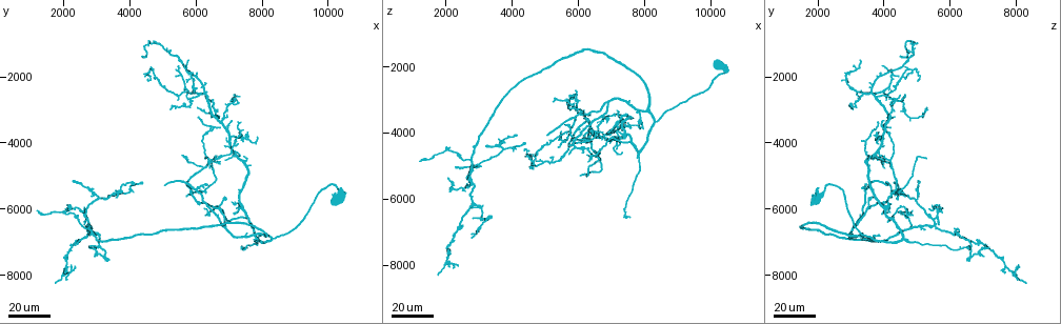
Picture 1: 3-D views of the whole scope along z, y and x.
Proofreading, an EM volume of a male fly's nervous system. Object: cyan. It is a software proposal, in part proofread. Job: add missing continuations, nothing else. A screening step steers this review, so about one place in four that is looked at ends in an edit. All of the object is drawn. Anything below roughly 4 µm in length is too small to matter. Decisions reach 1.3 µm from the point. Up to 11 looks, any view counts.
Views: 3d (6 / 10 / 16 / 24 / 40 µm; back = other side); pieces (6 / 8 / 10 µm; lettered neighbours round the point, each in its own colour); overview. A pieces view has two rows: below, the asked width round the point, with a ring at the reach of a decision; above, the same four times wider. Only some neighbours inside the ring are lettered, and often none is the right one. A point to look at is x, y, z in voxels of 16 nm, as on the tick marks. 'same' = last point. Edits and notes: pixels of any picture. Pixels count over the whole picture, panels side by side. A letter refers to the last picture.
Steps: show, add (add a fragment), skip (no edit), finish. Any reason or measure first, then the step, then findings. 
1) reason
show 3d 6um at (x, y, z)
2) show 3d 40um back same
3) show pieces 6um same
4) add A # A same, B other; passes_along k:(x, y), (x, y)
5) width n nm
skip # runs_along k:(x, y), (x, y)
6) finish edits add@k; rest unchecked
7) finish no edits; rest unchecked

branch stops here
show 3d 24um at (5800, 5600, 4650)

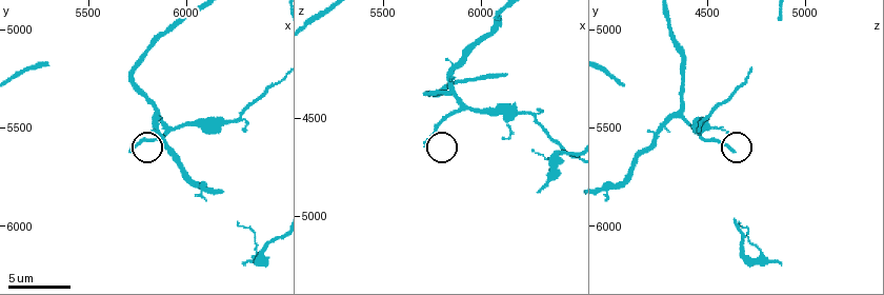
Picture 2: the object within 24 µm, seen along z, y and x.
show pieces 8um at (5720, 5610, 4640)

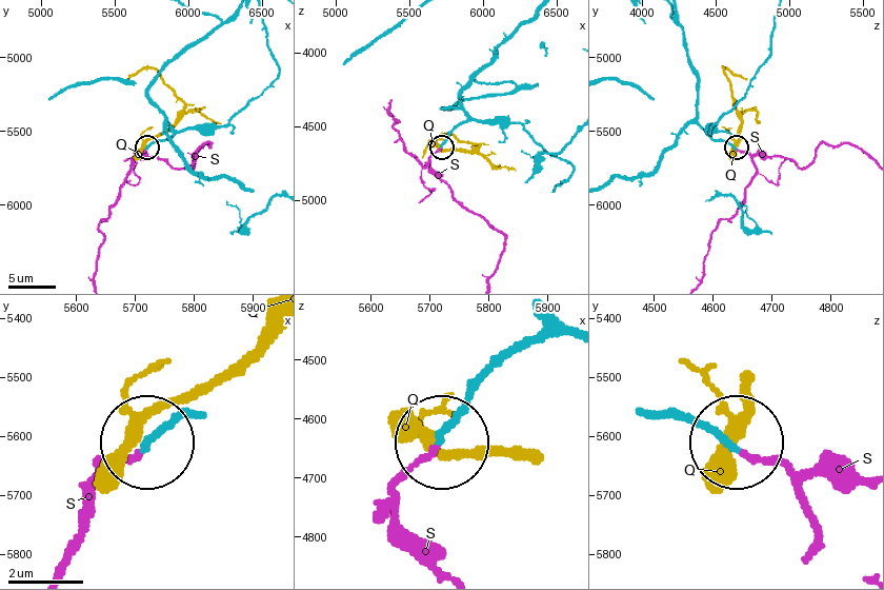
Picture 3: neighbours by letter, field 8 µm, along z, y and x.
add S # Q other, S same; passes_along 3:(653, 412), (719, 428), (741, 450), (794, 472), (860, 474); the neuron continues

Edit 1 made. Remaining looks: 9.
see it whole again
show overview

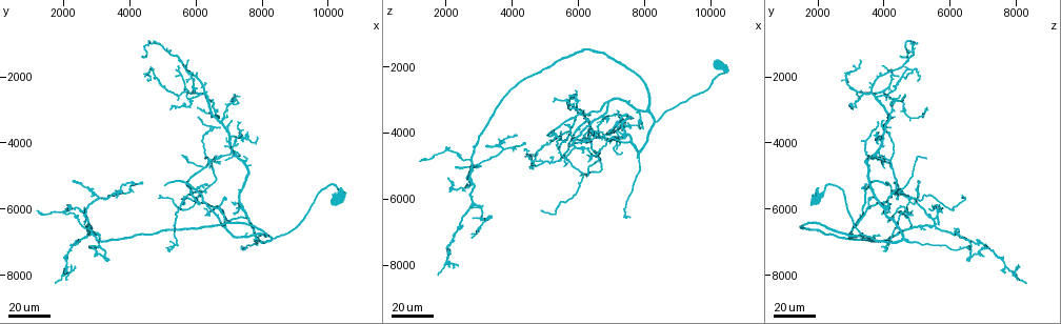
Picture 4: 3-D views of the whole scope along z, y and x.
stops while still wide
show 3d 24um at (4450, 5150, 4300)

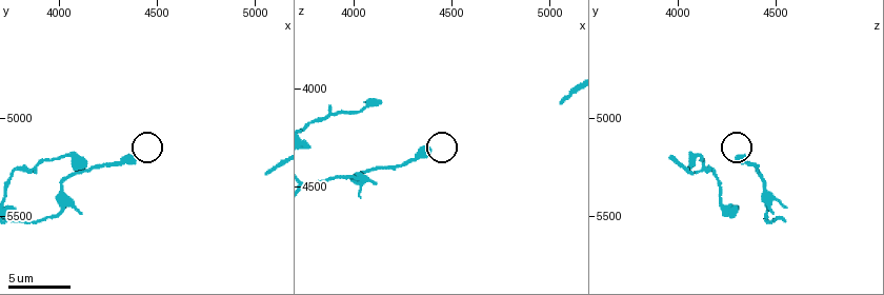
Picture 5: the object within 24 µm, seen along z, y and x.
show pieces 10um at (4370, 5210, 4310)

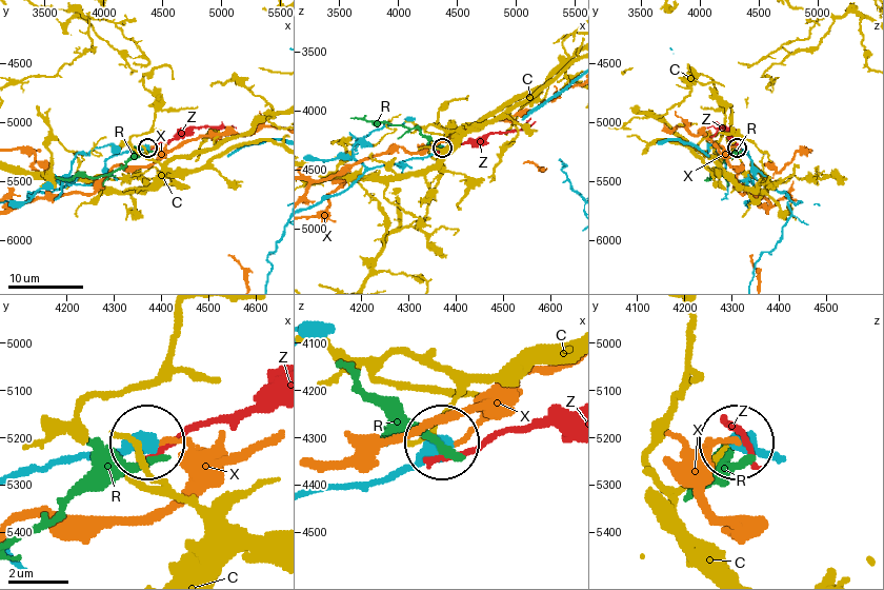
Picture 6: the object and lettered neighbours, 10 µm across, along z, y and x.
skip # C other, R other, X other, Z other; runs_along 6:(21, 475), (147, 446); no lettered fragment goes on from it

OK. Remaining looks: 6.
free end
show 3d 40um at (2000, 7900, 7650)

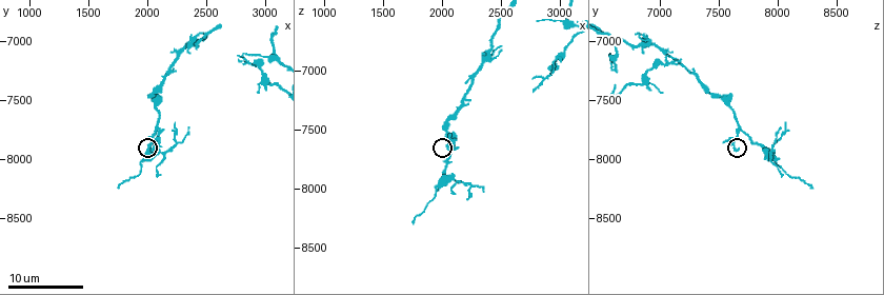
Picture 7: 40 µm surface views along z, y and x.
show pieces 10um at (2060, 7920, 7660)

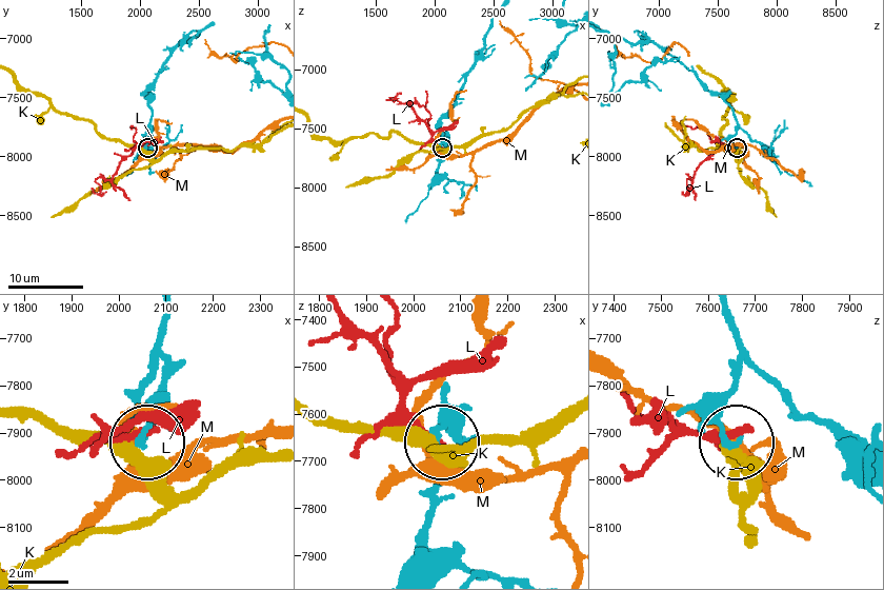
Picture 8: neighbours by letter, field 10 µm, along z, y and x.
skip # K other, L other, M other; no lettered fragment goes on from it

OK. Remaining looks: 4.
thin end
show pieces 6um at (5060, 5280, 4070)

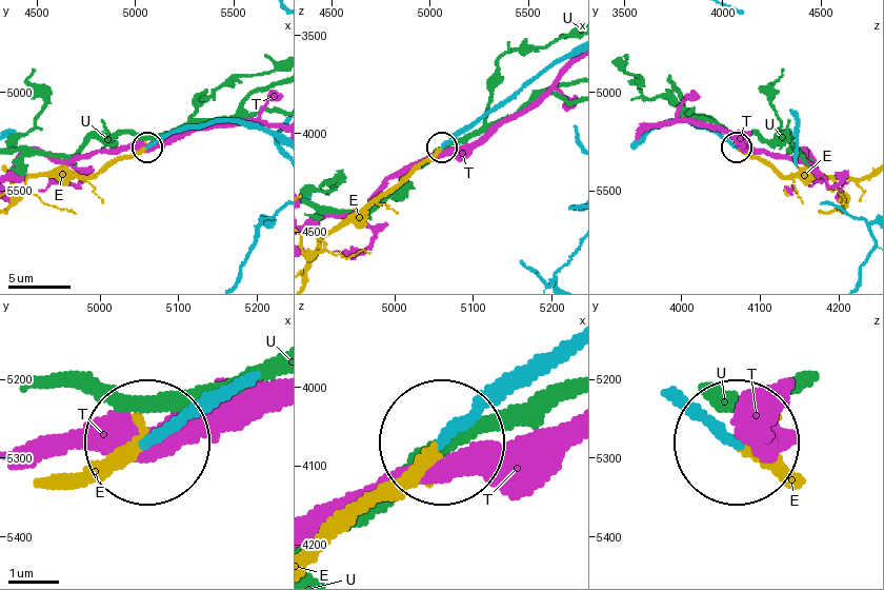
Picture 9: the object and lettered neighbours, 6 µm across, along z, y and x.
width 190 nm
add E # E same, T other, U other; passes_along 9:(566, 338), (520, 364), (319, 539); it goes on there

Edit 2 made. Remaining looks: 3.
an open end
show 3d 40um at (6350, 5250, 3500)

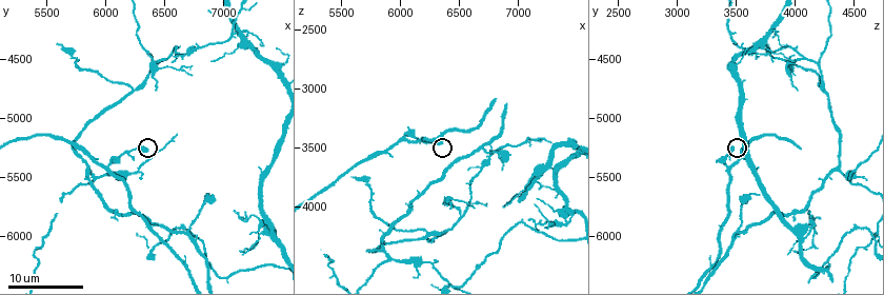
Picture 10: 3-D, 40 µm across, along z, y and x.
show pieces 10um at (6320, 5280, 3460)

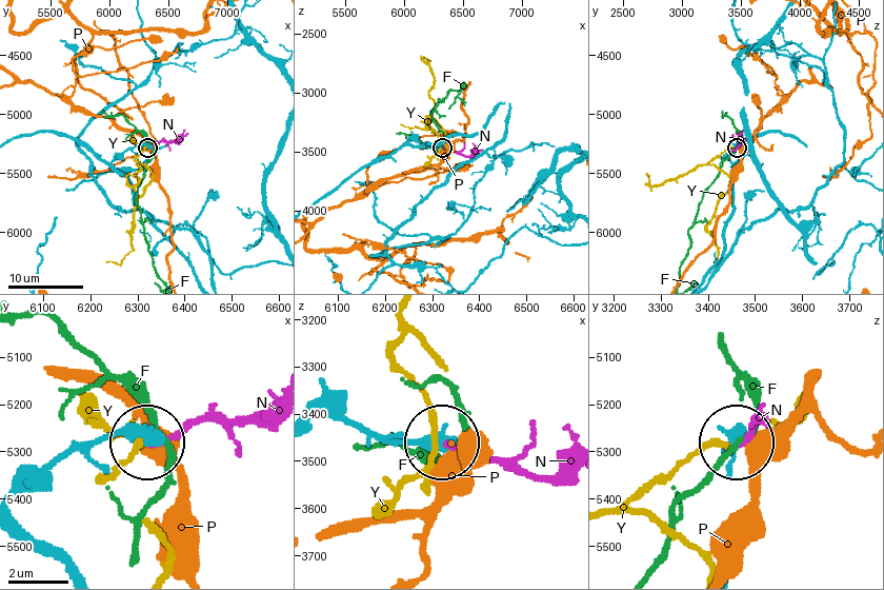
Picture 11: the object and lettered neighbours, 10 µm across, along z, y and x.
skip # F other, N other, P other, Y other; no lettered fragment goes on from it

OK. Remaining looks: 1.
finish edits add@3, add@9; rest unchecked

